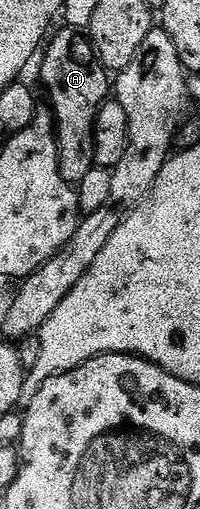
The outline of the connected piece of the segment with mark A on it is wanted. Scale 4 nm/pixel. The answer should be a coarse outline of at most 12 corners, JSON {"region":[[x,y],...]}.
{"region":[[85,32],[41,54],[60,175],[95,168],[94,120],[112,77]]}

